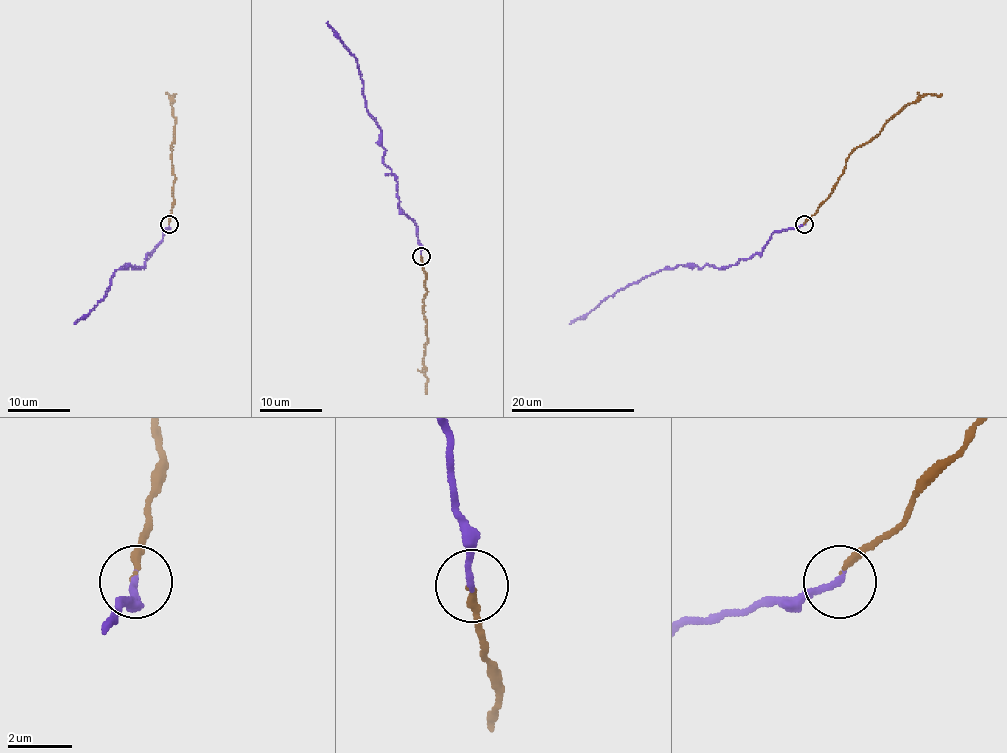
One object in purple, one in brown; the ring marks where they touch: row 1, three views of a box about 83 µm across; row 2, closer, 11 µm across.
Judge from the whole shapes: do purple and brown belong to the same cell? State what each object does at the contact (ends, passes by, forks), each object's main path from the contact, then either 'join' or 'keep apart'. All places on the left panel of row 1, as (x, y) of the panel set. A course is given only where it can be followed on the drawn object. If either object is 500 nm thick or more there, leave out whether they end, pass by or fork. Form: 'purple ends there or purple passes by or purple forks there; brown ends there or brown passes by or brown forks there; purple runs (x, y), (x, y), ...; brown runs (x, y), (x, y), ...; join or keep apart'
purple ends there; brown ends there; purple runs (169, 224), (145, 258), (145, 265), (139, 268), (130, 265), (114, 272), (103, 297), (75, 324); brown runs (169, 224), (175, 174), (172, 159), (175, 140), (173, 94); keep apart

